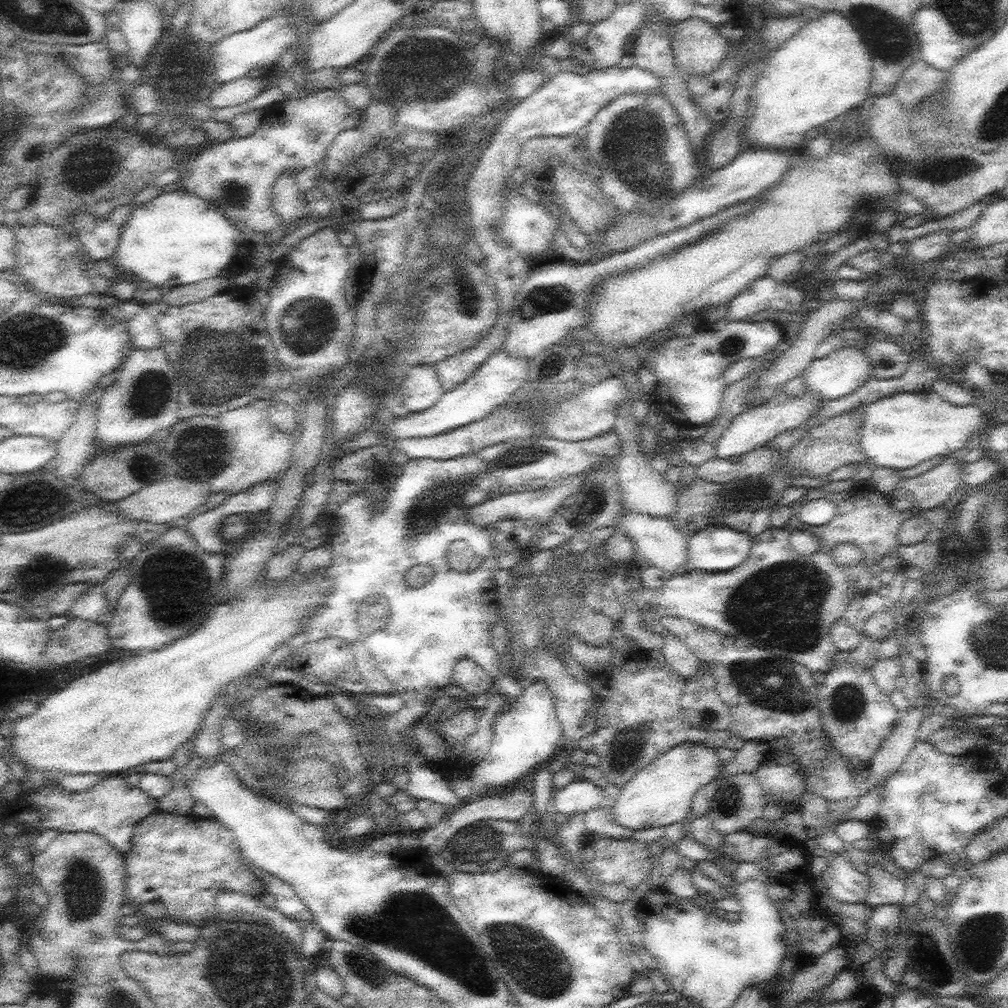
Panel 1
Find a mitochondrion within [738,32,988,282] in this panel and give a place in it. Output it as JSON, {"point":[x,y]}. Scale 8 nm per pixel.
{"point":[945,171]}

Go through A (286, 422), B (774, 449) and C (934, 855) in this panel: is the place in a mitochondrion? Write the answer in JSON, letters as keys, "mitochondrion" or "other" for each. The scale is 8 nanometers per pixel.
{"A":"other","B":"other","C":"other"}

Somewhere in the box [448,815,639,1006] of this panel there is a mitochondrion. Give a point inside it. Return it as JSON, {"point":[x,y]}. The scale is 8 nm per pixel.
{"point":[542,972]}

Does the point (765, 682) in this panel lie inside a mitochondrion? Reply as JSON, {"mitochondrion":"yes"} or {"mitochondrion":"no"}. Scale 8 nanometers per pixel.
{"mitochondrion":"yes"}

